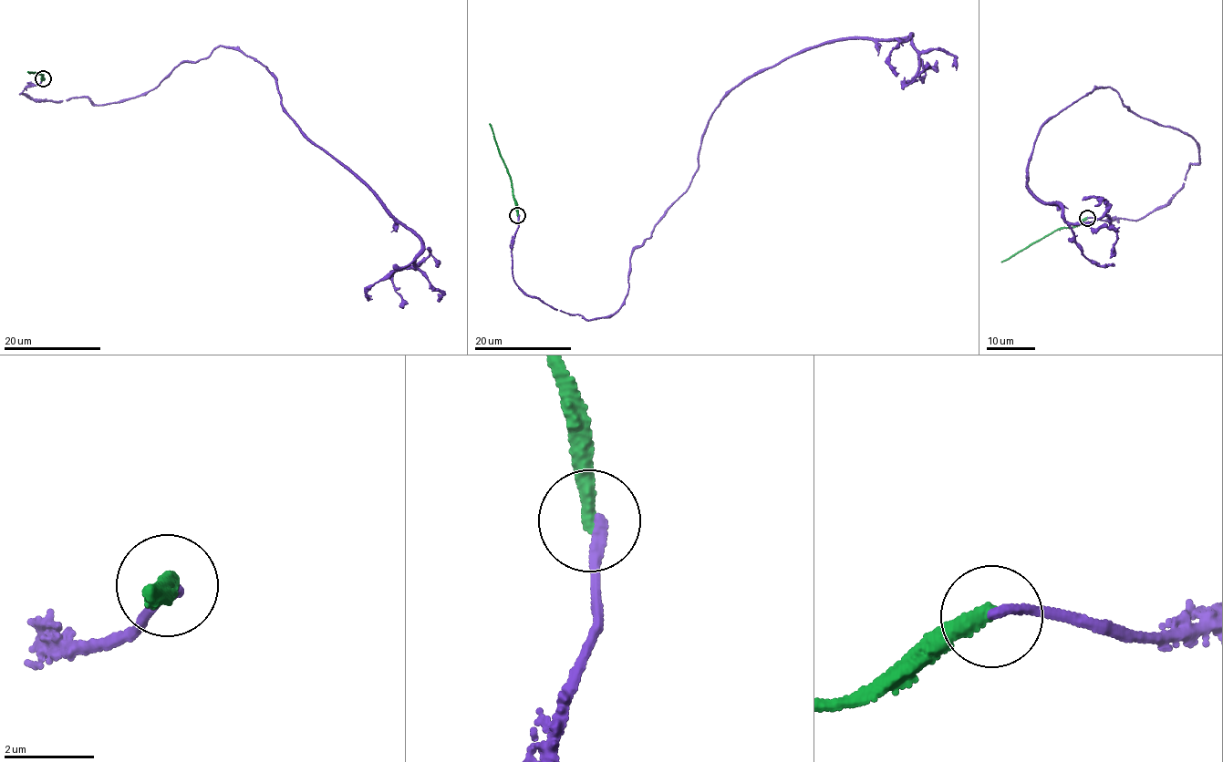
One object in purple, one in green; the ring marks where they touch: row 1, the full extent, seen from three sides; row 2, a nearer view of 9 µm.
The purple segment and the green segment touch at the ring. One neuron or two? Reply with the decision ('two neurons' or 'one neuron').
two neurons

